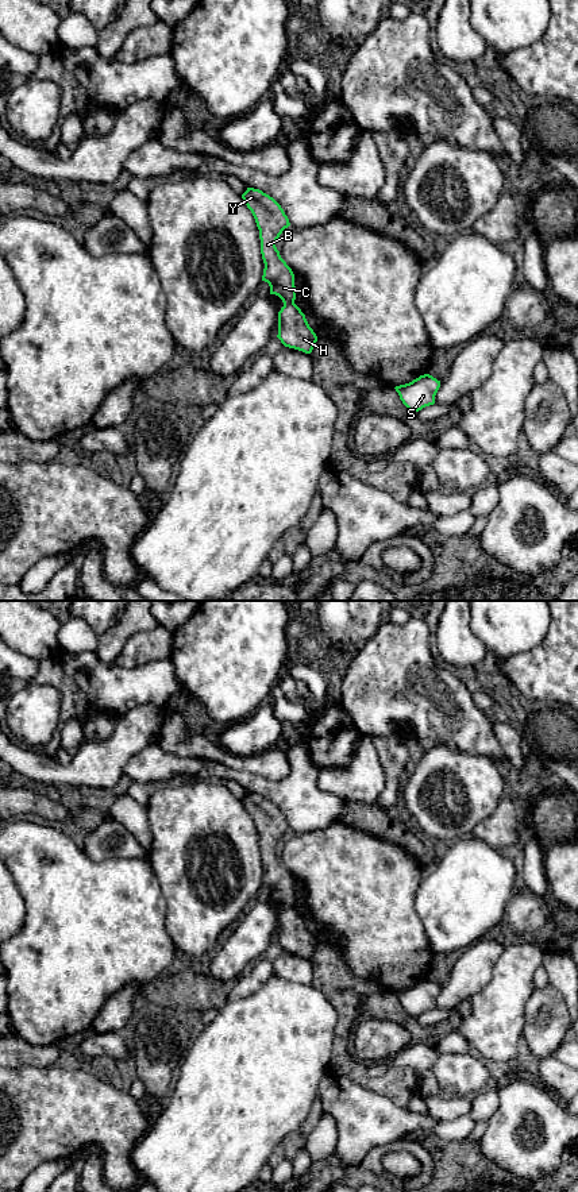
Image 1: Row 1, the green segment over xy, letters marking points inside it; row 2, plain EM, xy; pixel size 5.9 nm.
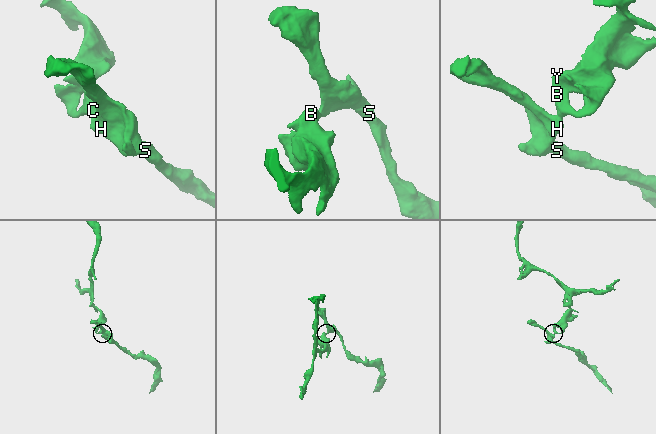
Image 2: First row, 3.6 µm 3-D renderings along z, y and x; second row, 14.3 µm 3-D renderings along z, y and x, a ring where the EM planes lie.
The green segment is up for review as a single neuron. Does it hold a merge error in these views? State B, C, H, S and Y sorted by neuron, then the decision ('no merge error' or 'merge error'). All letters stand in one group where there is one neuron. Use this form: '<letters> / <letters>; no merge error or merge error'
B C Y / H S; merge error

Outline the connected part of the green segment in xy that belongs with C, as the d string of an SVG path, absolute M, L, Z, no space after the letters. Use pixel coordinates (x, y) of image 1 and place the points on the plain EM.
M247 792L242 803L259 834L261 859L265 868L262 886L269 888L270 899L278 900L284 910L294 907L294 879L275 852L282 836L290 830L288 821L273 802L259 794Z

